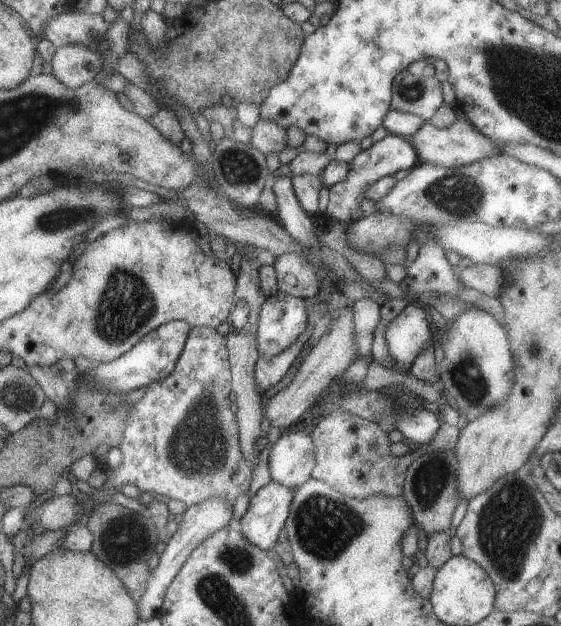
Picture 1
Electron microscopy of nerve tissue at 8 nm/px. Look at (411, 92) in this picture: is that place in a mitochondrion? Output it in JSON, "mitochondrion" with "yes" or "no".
{"mitochondrion":"yes"}

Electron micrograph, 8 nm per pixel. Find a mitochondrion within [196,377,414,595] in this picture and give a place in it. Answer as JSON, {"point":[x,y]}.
{"point":[324,527]}

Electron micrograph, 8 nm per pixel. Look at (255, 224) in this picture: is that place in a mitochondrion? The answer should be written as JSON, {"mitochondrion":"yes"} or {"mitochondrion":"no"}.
{"mitochondrion":"no"}

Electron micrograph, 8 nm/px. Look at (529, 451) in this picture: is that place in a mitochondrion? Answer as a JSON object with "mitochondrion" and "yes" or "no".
{"mitochondrion":"no"}

